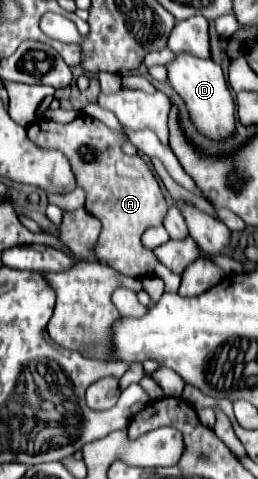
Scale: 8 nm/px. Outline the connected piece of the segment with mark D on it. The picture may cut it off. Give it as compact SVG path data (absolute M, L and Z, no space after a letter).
M178 52L172 62L166 64L168 82L184 98L194 124L210 138L226 138L234 132L234 100L224 80L222 68L212 58L198 58L190 52Z

